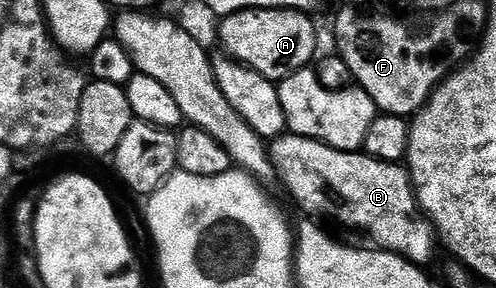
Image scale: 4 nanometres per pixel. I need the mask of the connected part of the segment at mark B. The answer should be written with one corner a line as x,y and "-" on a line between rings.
289,132
271,139
270,157
278,182
302,209
312,214
332,210
342,225
369,234
379,249
400,254
409,262
425,264
438,251
434,227
416,203
412,179
403,165
383,162
367,152
336,150
326,142

